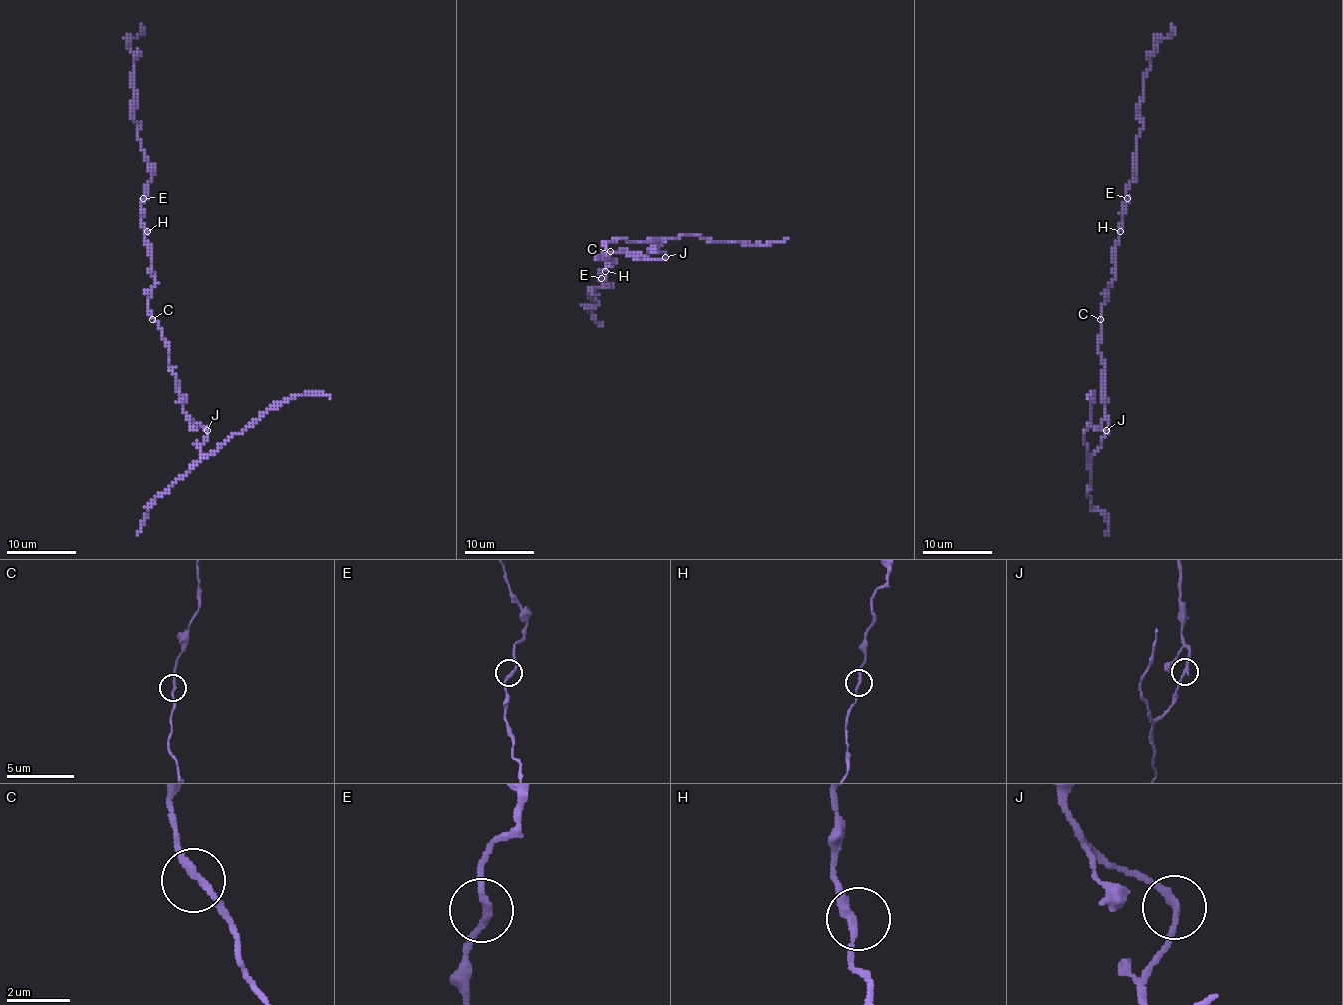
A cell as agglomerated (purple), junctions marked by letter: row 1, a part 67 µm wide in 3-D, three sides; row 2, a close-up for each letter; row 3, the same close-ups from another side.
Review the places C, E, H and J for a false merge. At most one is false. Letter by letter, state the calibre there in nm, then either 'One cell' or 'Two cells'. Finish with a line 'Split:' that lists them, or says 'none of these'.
C: Thickness 220 nm. One cell
E: Thickness 200 nm. One cell
H: Thickness 240 nm. One cell
J: Thickness 240 nm. Two cells
Split: J

